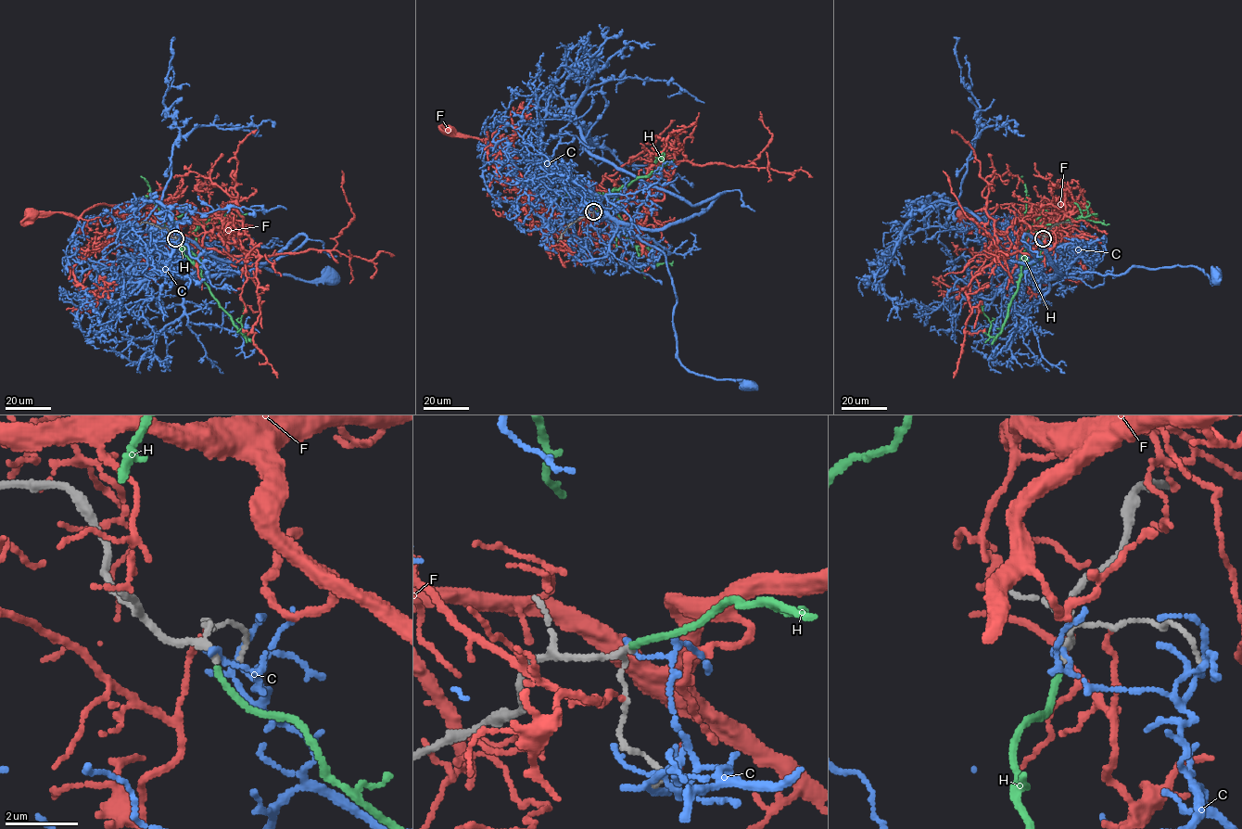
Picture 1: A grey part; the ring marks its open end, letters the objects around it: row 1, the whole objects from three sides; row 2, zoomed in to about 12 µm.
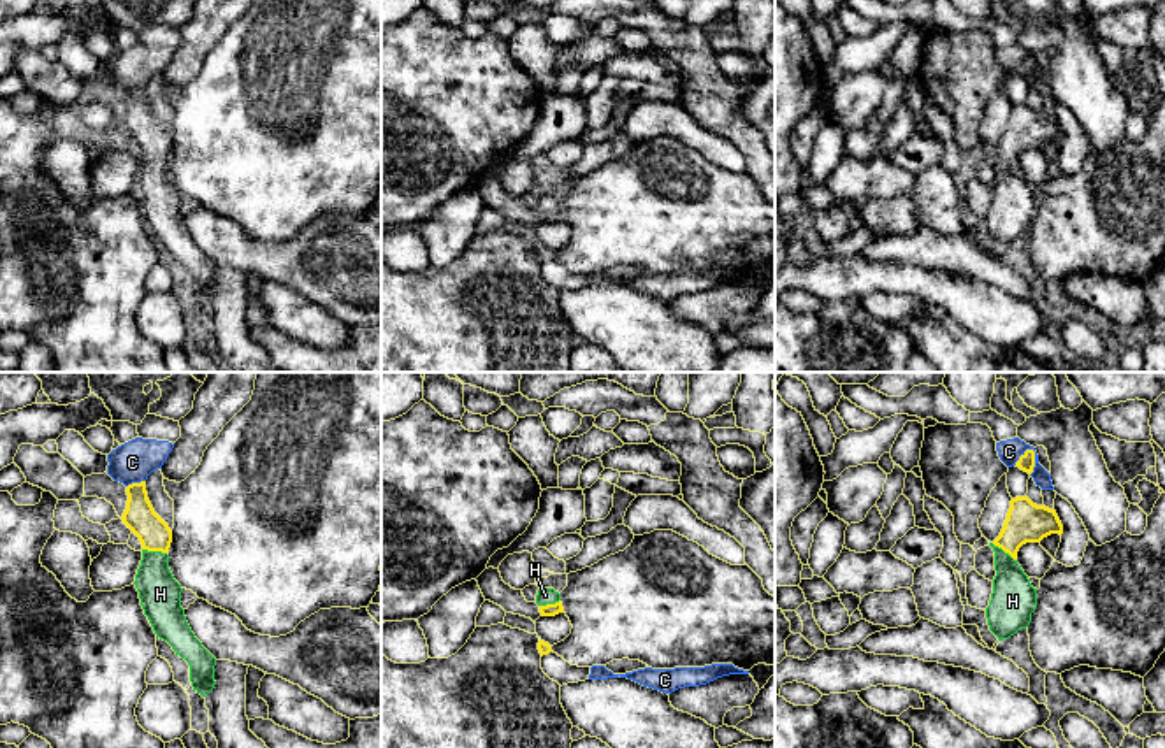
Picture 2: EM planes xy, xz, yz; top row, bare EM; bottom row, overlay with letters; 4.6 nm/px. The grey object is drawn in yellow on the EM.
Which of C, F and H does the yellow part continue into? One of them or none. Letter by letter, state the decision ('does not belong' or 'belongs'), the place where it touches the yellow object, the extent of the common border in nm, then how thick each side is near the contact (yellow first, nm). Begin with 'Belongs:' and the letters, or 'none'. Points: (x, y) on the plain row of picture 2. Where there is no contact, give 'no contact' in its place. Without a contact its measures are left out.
Belongs: H
C: does not belong | yz (1034, 67) | 130 nm | 80/110 nm
F: does not belong | no contact
H: belongs | xy (155, 157) | 110 nm | 150/190 nm

